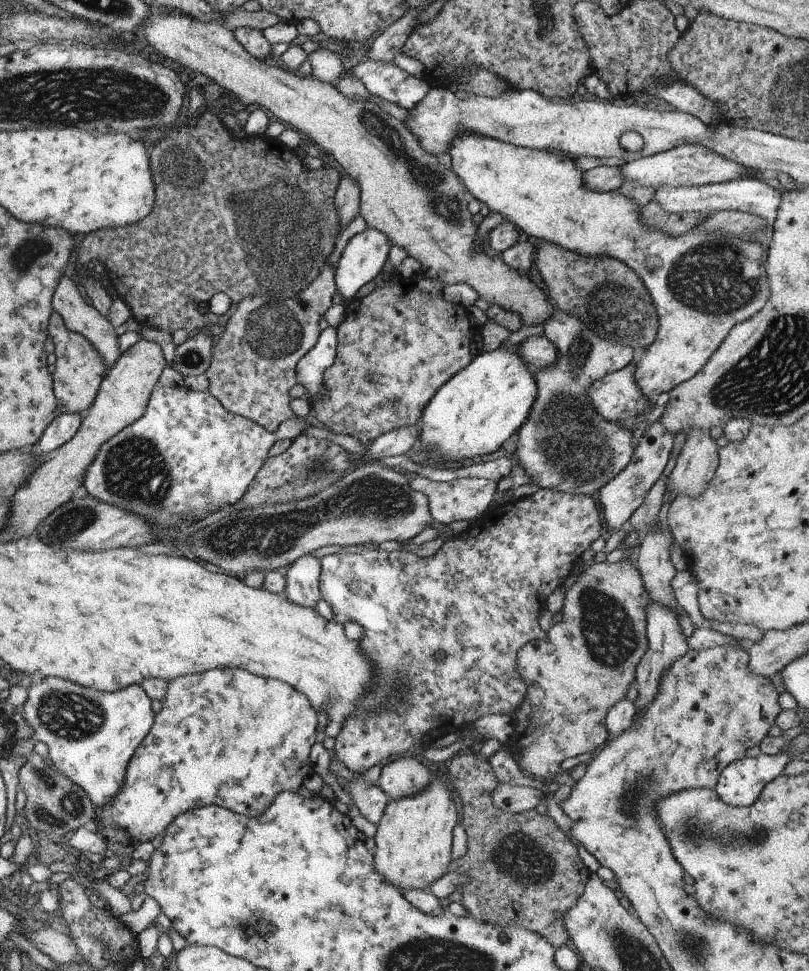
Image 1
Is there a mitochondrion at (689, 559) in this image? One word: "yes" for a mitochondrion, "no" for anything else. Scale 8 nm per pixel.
no

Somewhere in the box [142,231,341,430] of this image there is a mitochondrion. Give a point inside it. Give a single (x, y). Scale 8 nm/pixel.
(276, 333)

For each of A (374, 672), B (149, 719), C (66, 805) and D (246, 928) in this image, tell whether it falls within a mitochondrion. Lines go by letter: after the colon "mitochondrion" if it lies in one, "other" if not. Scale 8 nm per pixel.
A: other
B: other
C: mitochondrion
D: other

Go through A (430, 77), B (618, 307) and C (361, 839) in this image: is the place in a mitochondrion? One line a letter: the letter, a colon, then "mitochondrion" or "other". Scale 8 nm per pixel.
A: other
B: mitochondrion
C: other

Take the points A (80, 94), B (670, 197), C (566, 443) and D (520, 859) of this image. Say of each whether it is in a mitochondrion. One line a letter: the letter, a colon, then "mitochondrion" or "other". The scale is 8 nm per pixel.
A: mitochondrion
B: other
C: mitochondrion
D: mitochondrion

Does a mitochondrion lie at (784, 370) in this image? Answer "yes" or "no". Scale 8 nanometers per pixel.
yes

